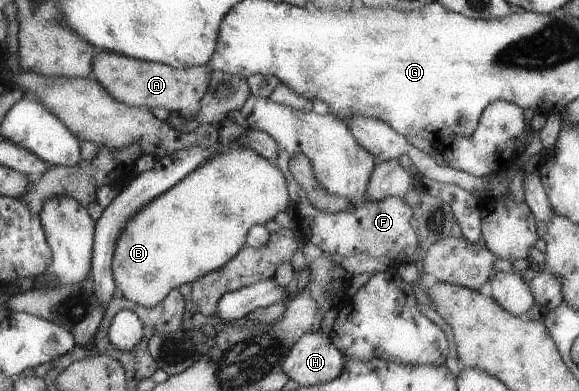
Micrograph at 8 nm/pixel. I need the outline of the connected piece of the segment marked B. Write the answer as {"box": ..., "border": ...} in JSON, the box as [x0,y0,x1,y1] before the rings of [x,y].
{"box":[113,116,291,307],"border":[[[226,116],[219,125],[219,138],[223,145],[221,151],[217,151],[217,155],[213,155],[197,170],[191,171],[171,189],[149,201],[139,213],[131,217],[131,221],[121,231],[113,269],[117,290],[124,299],[154,307],[174,288],[192,283],[225,266],[225,263],[240,254],[240,250],[247,244],[248,232],[254,226],[265,226],[277,213],[287,212],[291,200],[288,185],[291,181],[285,179],[284,173],[271,160],[264,159],[251,147],[237,145],[239,137],[243,137],[247,130],[237,125],[233,119]]]}

